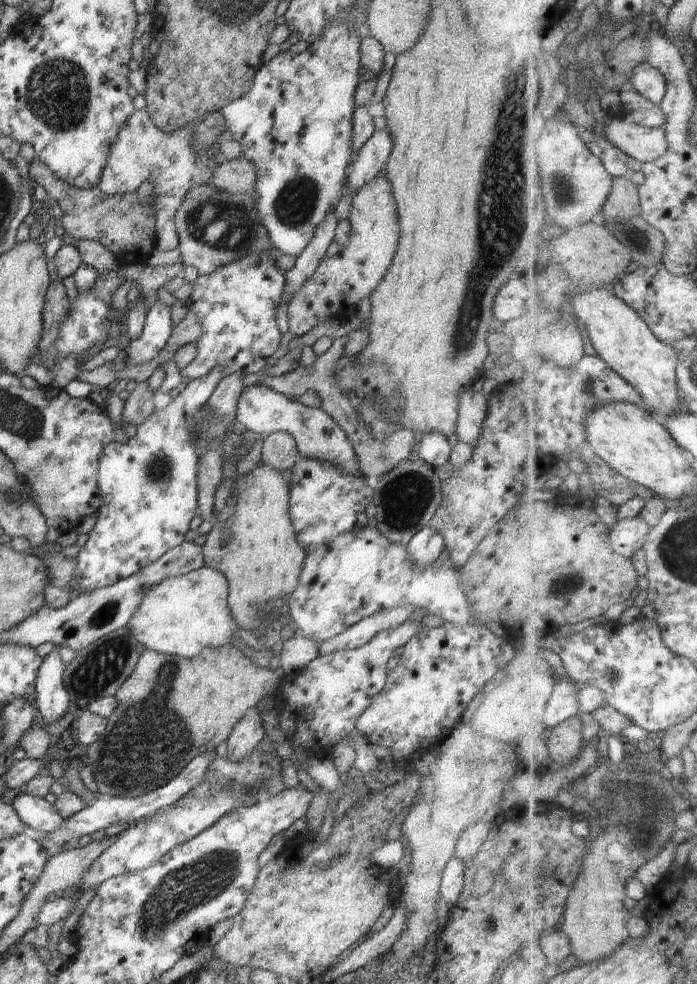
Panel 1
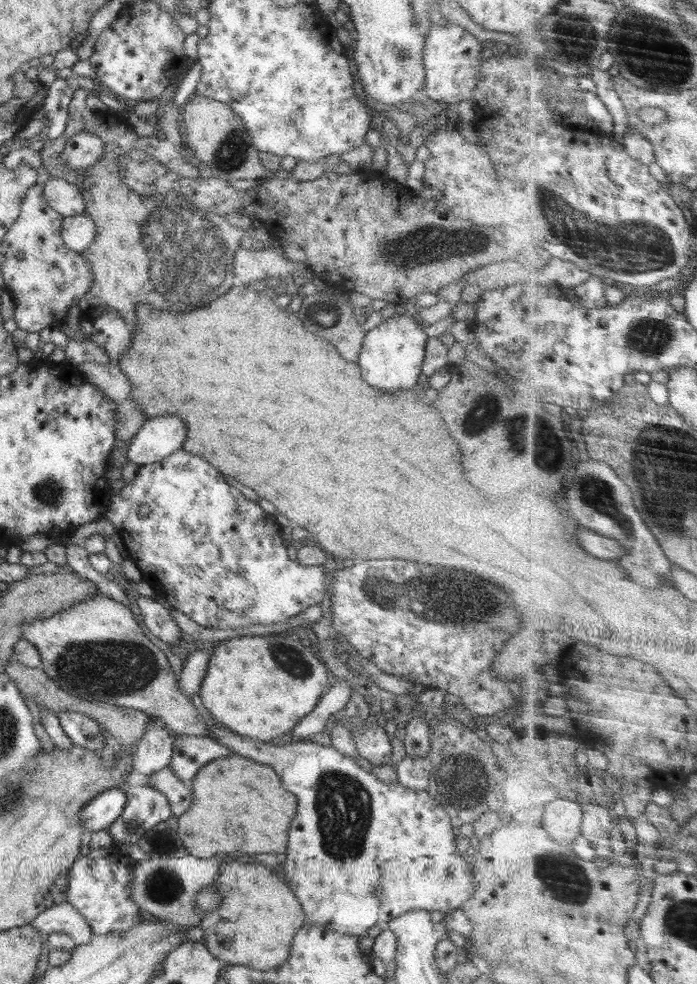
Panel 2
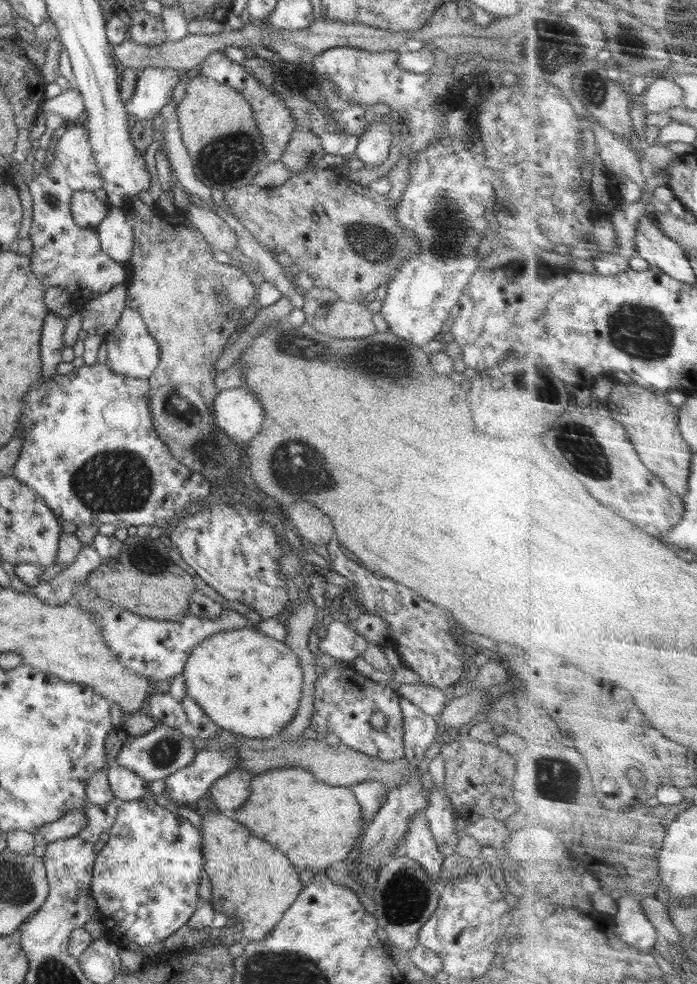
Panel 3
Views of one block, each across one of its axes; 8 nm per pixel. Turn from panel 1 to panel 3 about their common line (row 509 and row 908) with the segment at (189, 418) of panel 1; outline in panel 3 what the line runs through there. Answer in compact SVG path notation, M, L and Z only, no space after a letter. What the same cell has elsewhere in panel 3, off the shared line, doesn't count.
M145 796L132 802L126 802L124 800L116 800L117 816L112 828L109 830L109 840L103 846L103 848L97 853L96 860L94 862L94 870L91 880L92 896L96 899L100 918L103 922L105 931L105 937L109 937L111 942L117 942L119 945L127 946L130 943L137 944L138 946L152 945L156 942L164 942L169 936L174 934L184 924L187 924L188 920L194 911L202 903L198 895L198 885L202 876L202 871L205 869L205 862L203 857L203 851L201 848L202 835L201 832L192 825L192 823L180 816L176 815L162 806L158 806L156 802L150 797Z

